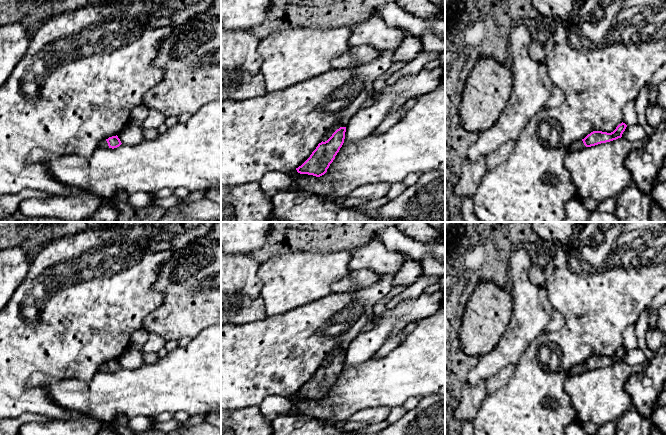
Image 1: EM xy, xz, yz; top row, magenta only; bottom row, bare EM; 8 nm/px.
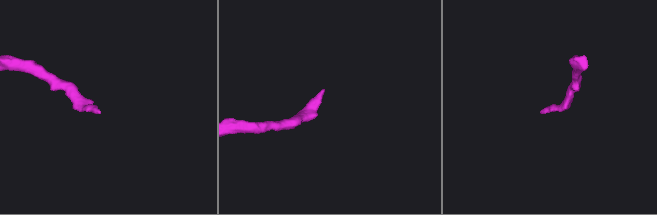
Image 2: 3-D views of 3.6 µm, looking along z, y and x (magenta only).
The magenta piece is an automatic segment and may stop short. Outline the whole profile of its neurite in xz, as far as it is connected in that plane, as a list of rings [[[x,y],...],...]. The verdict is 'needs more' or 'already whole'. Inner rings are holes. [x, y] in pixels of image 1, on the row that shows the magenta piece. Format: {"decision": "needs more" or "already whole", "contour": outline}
{"decision": "needs more", "contour": [[[333,126],[310,157],[296,168],[297,172],[316,177],[324,175],[344,143],[345,132],[346,127]]]}

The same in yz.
{"decision": "needs more", "contour": [[[622,122],[611,133],[602,132],[602,131],[593,131],[590,134],[588,134],[584,139],[574,142],[569,147],[569,153],[573,151],[581,150],[585,147],[591,147],[621,138],[626,127],[627,125]]]}

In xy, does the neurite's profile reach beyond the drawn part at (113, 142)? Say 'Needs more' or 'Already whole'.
Needs more

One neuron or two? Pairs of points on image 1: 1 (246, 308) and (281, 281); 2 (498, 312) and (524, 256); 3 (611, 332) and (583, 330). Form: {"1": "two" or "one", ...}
{"1": "two", "2": "two", "3": "one"}

